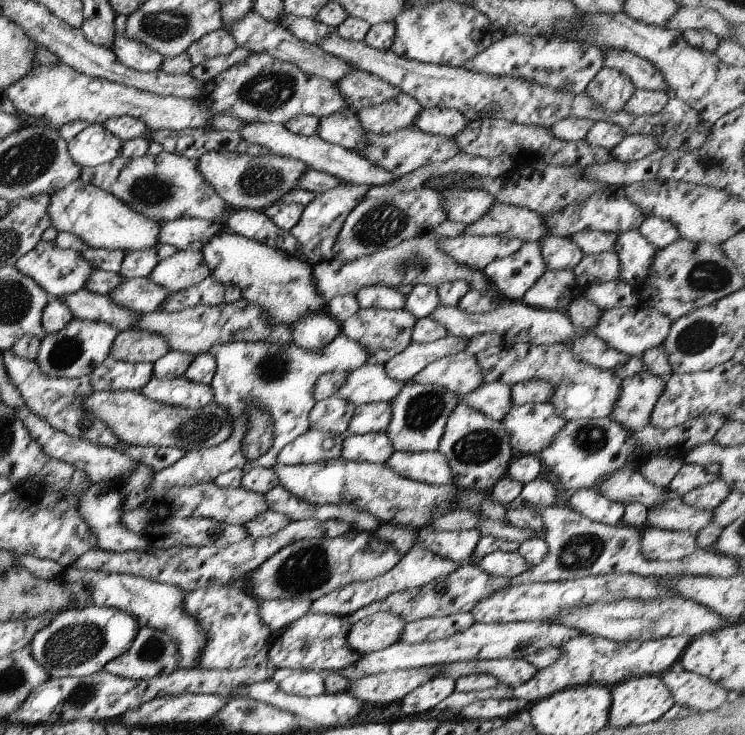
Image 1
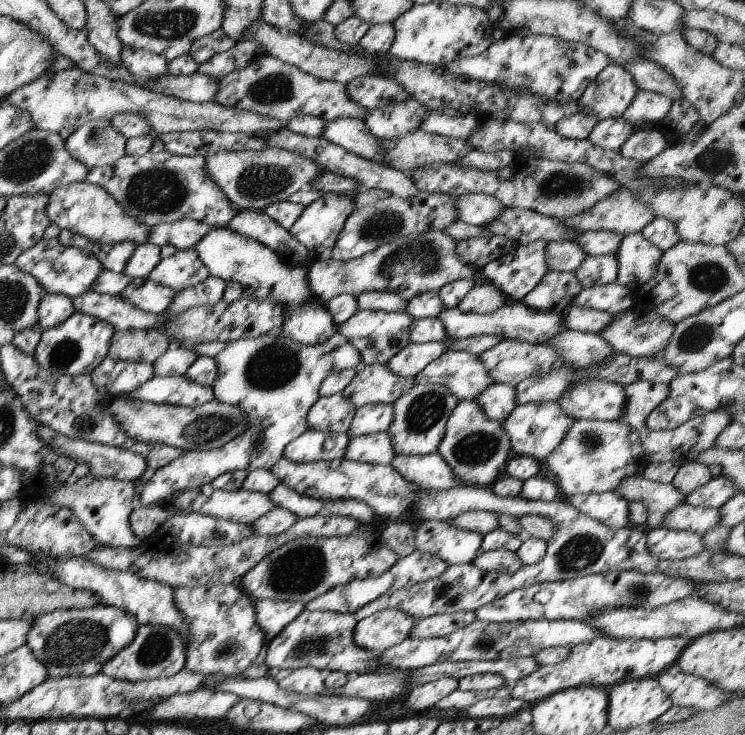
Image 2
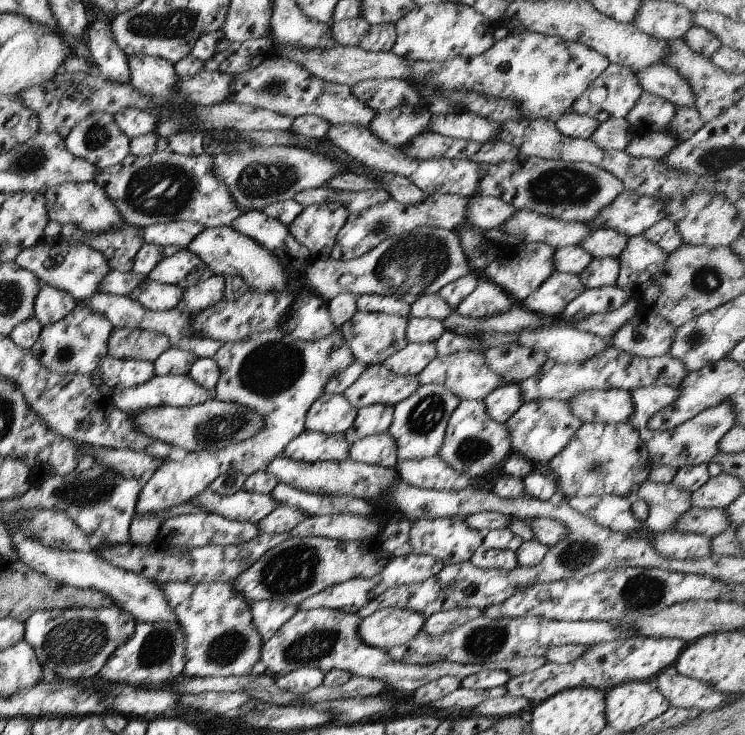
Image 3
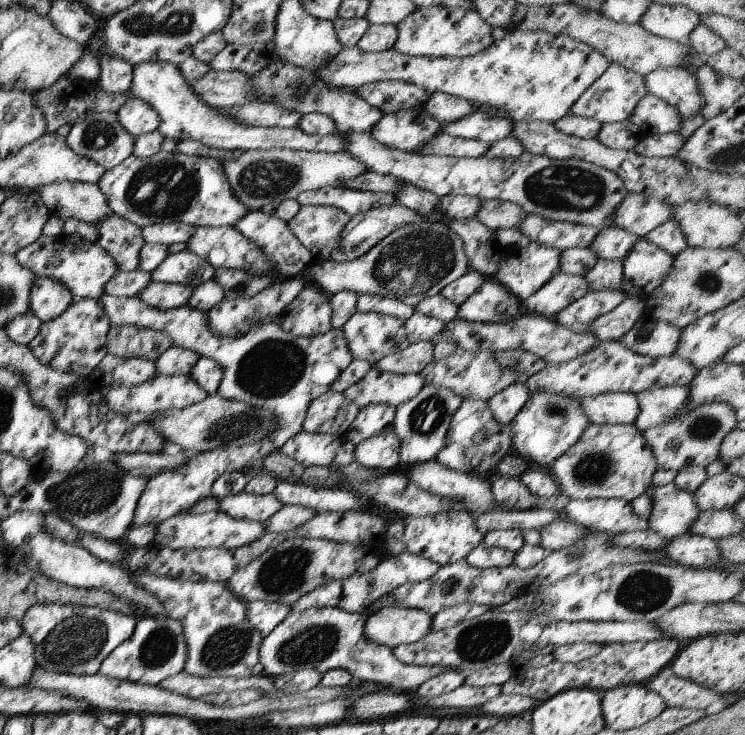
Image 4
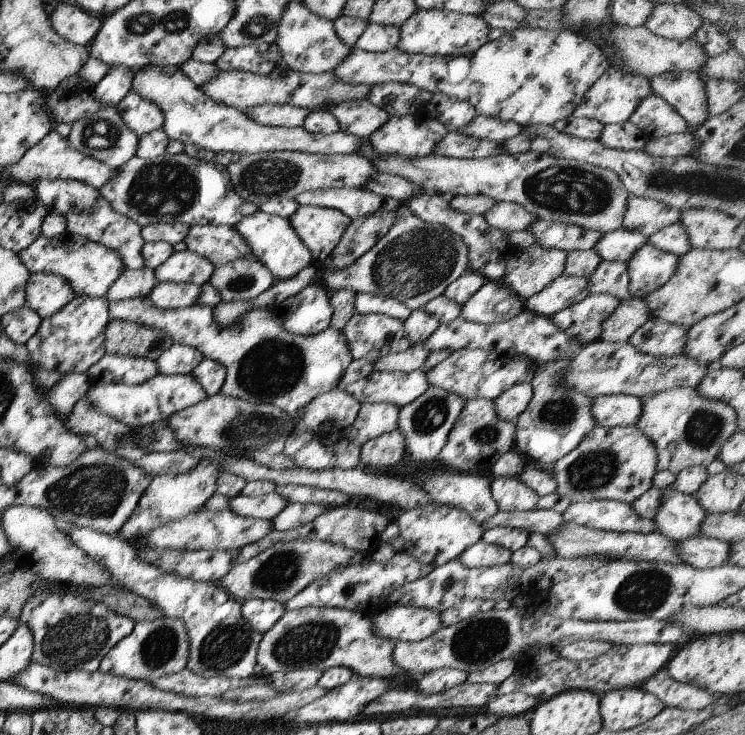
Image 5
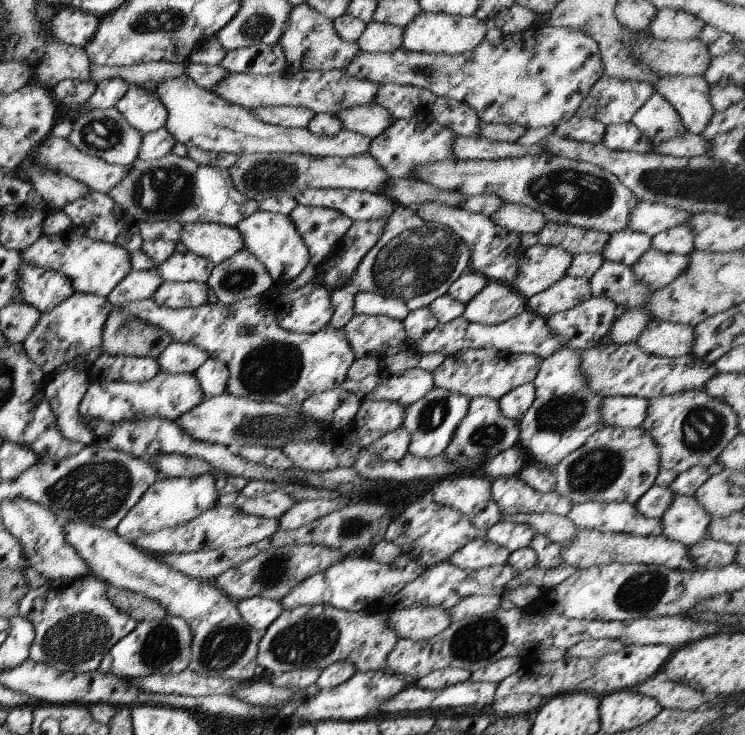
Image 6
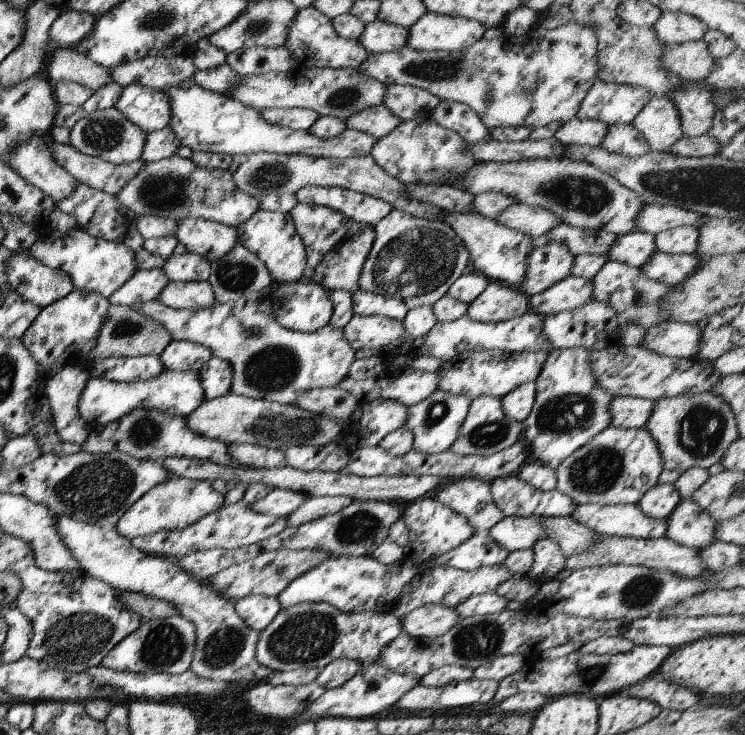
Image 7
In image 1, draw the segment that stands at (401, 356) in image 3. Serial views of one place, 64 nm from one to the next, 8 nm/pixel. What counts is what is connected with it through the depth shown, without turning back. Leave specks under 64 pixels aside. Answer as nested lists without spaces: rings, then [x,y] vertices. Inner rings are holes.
[[[445,335],[430,343],[410,343],[385,364],[385,374],[397,382],[406,383],[413,380],[422,368],[437,359],[457,354],[465,350],[469,339],[452,338]]]

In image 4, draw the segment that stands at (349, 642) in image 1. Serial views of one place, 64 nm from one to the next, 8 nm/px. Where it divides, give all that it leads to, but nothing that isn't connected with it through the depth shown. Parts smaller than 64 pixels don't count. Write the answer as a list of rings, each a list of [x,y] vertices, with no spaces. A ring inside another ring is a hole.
[[[389,605],[366,615],[363,636],[391,649],[399,644],[413,644],[431,632],[431,618],[433,615],[420,609]]]

